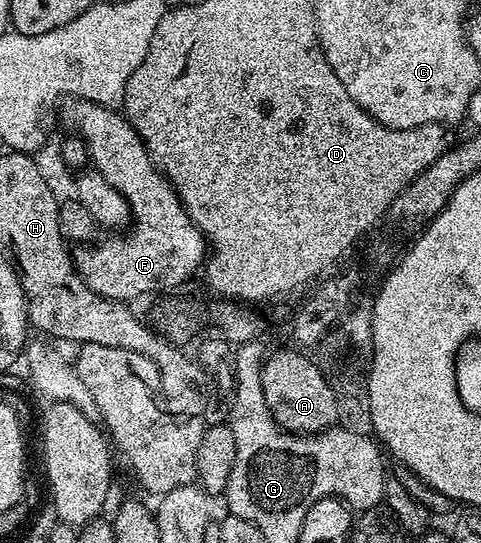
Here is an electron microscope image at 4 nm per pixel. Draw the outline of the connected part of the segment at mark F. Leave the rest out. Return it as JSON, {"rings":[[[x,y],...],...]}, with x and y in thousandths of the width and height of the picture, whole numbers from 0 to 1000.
{"rings":[[[150,184],[135,195],[133,225],[183,269],[189,304],[220,324],[220,339],[237,339],[254,354],[274,385],[274,418],[264,427],[210,436],[198,449],[168,451],[166,462],[156,462],[158,497],[175,521],[206,549],[274,560],[281,549],[306,541],[364,536],[364,527],[395,517],[405,505],[410,510],[428,481],[424,429],[399,411],[366,348],[318,302],[281,236],[256,208],[204,190]]]}

